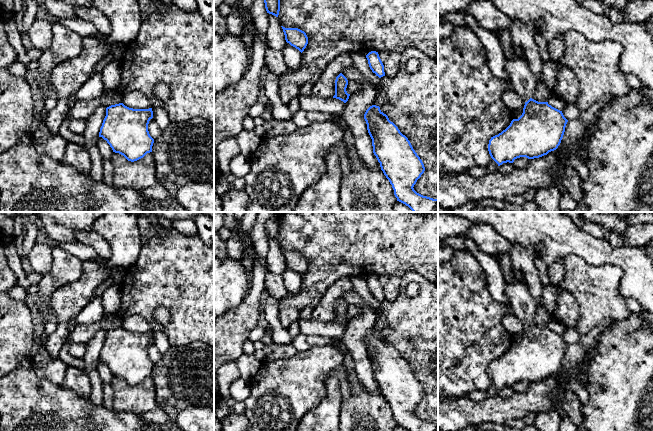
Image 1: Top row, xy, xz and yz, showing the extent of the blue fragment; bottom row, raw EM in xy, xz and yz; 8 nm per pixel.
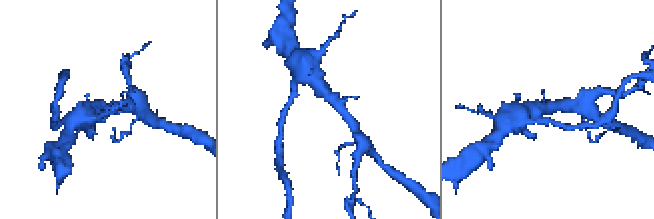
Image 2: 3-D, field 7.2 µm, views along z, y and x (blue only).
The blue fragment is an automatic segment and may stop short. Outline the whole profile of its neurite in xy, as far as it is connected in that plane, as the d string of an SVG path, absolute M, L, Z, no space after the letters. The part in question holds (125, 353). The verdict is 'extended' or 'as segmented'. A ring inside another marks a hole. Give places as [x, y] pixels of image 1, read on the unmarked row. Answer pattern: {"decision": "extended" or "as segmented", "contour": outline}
{"decision": "as segmented", "contour": "M123 327L111 329L106 332L106 340L100 352L99 361L107 365L113 376L123 379L128 385L137 385L152 376L154 363L148 355L148 348L152 342L152 332L133 333Z"}

